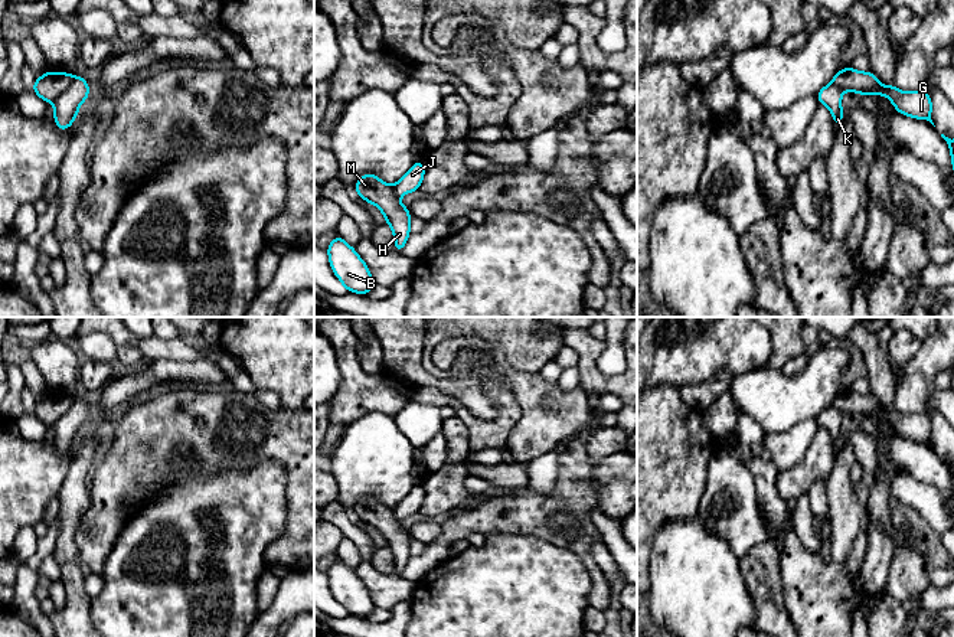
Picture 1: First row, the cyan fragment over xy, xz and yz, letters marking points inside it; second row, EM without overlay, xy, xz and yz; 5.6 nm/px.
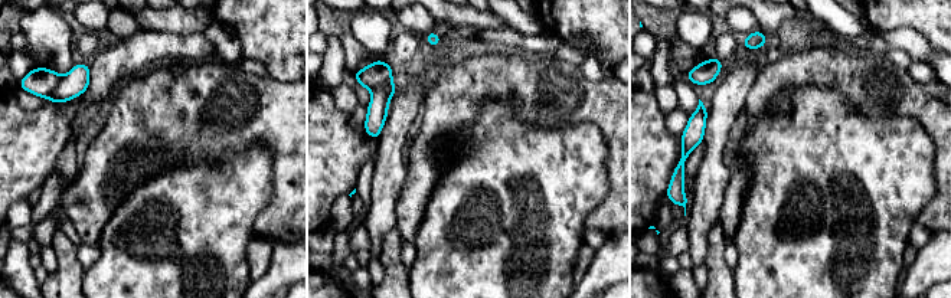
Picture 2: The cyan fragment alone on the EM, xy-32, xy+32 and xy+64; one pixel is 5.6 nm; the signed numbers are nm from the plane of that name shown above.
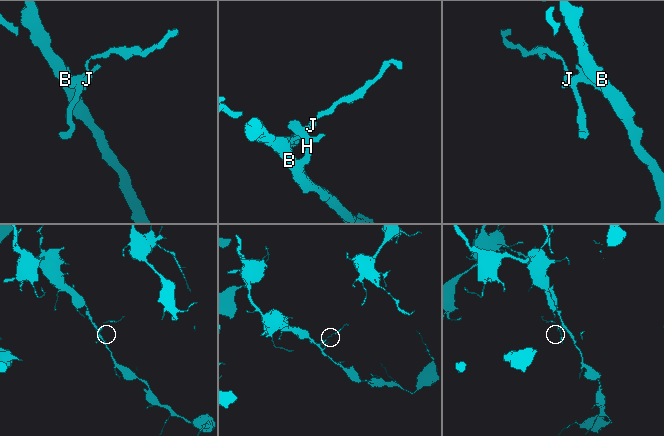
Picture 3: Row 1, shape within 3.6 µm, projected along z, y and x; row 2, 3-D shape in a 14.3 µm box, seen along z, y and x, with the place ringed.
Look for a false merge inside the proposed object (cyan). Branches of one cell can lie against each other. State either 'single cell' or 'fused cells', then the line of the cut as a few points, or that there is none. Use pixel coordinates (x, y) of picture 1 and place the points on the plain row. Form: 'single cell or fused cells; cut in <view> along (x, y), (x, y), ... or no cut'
fused cells; cut in xy along (75, 399), (52, 425)

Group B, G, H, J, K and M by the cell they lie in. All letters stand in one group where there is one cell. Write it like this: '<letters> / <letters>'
B G H M / J K

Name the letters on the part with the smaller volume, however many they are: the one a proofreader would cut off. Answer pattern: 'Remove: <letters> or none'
Remove: J, K

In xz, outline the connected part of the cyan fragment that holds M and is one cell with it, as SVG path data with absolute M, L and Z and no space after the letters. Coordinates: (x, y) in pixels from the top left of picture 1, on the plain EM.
M366 496L355 506L356 516L366 525L373 526L385 539L385 545L391 549L395 572L402 576L402 572L411 558L411 535L399 525L392 509L386 507L373 496Z

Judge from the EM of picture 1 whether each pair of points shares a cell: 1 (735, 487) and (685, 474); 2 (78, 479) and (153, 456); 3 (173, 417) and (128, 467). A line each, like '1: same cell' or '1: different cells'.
1: different cells
2: different cells
3: same cell

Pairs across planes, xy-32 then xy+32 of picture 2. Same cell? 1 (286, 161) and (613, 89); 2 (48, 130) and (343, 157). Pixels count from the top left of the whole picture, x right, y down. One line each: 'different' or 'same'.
1: same
2: same

